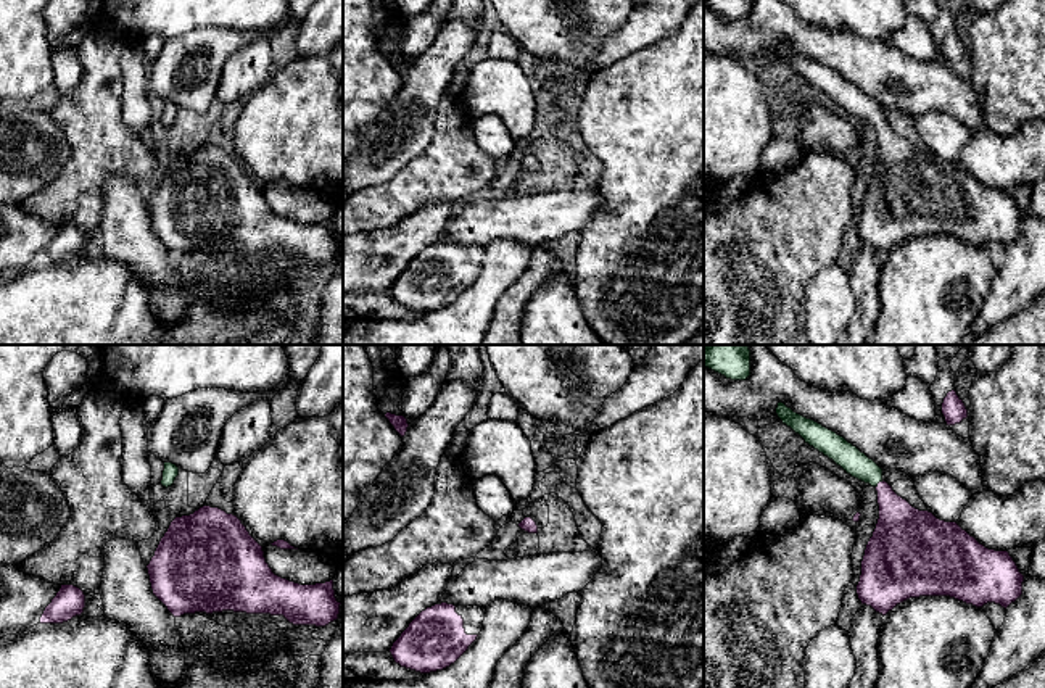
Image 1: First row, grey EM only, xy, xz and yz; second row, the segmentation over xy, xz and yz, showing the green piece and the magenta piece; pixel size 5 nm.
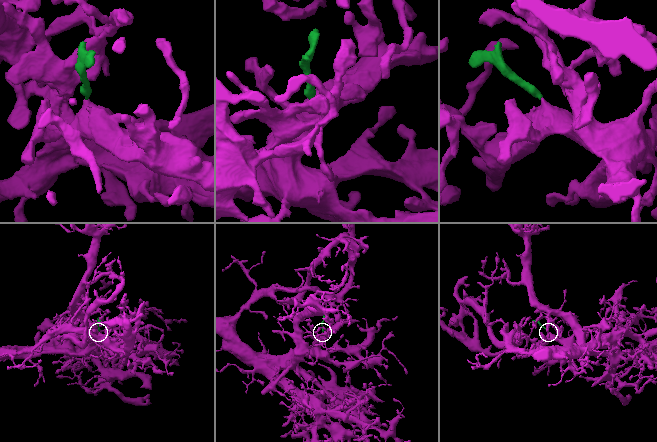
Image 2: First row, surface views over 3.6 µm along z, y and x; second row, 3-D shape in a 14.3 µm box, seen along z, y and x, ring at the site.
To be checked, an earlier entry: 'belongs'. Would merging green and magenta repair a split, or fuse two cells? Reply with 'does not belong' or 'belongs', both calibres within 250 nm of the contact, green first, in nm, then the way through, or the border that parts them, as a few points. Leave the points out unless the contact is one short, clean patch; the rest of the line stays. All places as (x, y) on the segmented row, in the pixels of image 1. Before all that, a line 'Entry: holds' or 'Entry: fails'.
Entry: holds
belongs; calibres 130 and 240 nm; way yz (855, 463), (878, 482), (900, 526)

